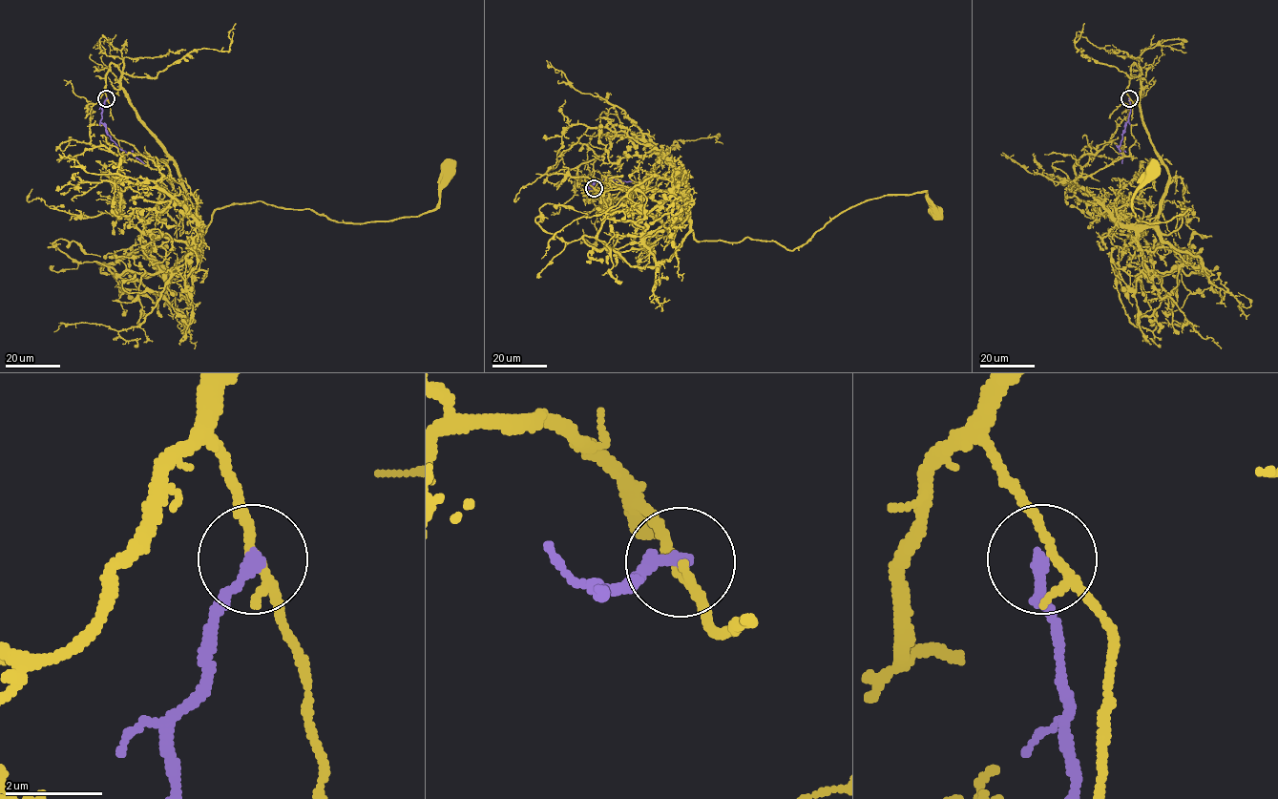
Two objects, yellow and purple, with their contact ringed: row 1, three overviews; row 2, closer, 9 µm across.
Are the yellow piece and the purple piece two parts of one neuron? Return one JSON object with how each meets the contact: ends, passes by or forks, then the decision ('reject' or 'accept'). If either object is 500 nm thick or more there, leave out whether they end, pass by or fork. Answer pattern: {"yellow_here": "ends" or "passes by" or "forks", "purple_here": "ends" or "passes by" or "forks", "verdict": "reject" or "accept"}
{"yellow_here": "forks", "purple_here": "ends", "verdict": "reject"}

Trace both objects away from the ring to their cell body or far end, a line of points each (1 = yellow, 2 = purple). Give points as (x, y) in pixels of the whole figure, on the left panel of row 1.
1: (107, 98), (114, 63), (203, 234), (217, 209), (260, 200), (339, 222), (418, 217), (436, 207), (446, 171)
2: (107, 98), (100, 121), (106, 132), (118, 148), (144, 163)

